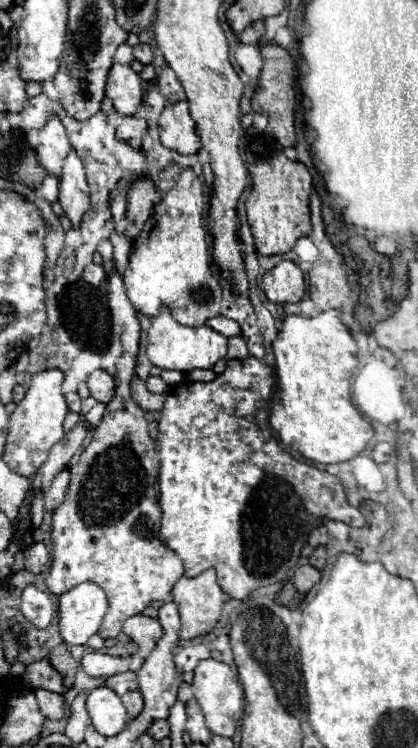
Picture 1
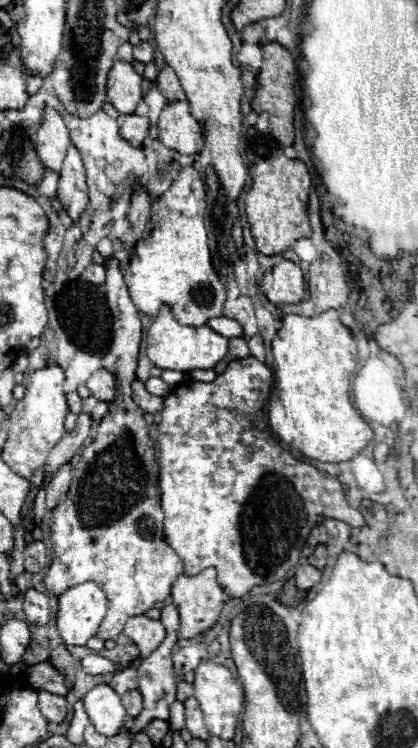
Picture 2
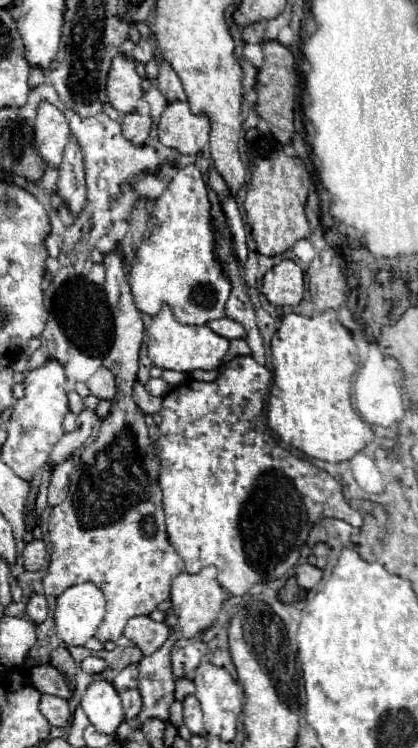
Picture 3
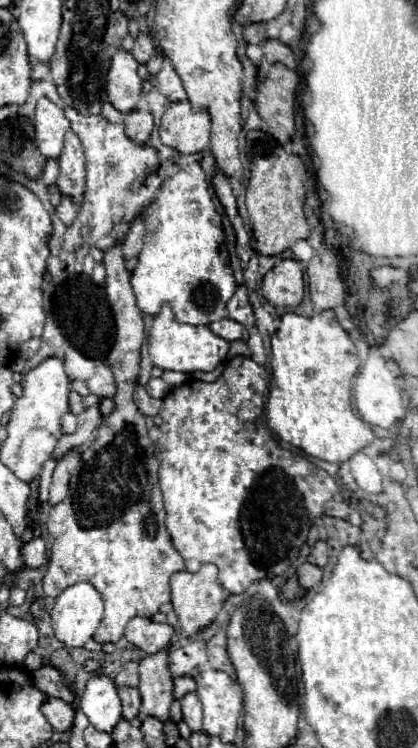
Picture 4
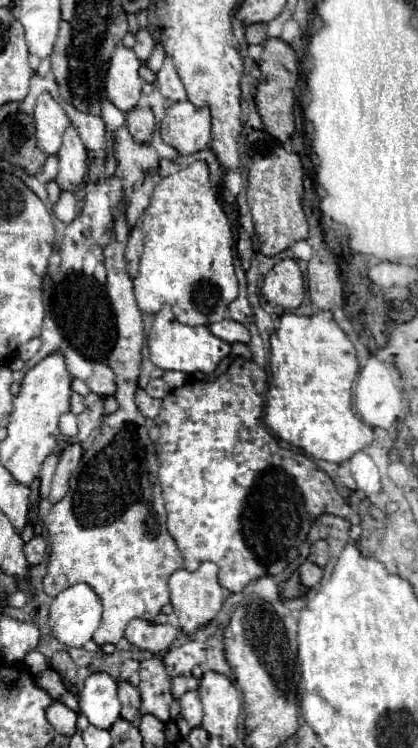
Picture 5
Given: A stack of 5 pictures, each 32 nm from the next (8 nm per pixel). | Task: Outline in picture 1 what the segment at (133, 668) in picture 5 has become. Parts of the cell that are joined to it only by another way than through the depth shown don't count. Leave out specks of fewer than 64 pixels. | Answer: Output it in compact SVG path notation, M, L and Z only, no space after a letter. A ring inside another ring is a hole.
M122 672L122 674L116 674L116 676L110 676L104 686L112 688L118 696L124 696L126 692L130 690L138 690L138 678L134 672Z

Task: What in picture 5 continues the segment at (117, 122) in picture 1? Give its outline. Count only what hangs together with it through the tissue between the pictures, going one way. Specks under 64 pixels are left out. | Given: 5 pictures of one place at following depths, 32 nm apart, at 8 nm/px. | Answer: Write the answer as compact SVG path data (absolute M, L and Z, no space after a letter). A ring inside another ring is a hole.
M134 108L126 114L126 128L130 132L130 136L144 144L152 138L152 132L154 132L154 114L150 108Z

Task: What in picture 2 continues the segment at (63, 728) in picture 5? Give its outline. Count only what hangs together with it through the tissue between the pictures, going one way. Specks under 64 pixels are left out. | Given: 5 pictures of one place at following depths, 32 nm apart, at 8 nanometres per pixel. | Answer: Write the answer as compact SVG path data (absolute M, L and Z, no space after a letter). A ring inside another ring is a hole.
M40 690L38 692L38 706L40 706L40 712L44 714L44 718L48 722L58 724L66 718L66 698L64 696Z

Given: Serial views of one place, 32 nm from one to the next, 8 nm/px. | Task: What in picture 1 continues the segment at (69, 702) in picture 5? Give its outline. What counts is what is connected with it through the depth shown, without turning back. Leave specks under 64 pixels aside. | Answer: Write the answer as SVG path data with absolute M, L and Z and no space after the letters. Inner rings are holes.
M38 660L28 664L22 678L30 688L46 688L56 694L64 694L66 690L62 684L62 676L50 666L48 660Z

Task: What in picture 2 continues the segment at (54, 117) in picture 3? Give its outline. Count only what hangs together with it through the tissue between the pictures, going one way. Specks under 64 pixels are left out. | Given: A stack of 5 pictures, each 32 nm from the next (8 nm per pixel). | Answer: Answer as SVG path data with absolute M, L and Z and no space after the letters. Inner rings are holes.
M46 108L43 110L42 120L38 126L36 152L40 156L40 162L48 170L60 172L68 146L70 146L70 138L61 114L52 108Z

